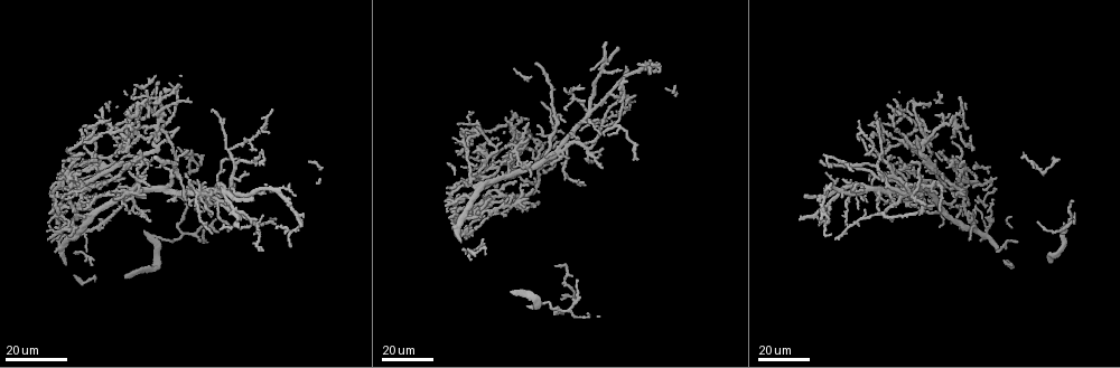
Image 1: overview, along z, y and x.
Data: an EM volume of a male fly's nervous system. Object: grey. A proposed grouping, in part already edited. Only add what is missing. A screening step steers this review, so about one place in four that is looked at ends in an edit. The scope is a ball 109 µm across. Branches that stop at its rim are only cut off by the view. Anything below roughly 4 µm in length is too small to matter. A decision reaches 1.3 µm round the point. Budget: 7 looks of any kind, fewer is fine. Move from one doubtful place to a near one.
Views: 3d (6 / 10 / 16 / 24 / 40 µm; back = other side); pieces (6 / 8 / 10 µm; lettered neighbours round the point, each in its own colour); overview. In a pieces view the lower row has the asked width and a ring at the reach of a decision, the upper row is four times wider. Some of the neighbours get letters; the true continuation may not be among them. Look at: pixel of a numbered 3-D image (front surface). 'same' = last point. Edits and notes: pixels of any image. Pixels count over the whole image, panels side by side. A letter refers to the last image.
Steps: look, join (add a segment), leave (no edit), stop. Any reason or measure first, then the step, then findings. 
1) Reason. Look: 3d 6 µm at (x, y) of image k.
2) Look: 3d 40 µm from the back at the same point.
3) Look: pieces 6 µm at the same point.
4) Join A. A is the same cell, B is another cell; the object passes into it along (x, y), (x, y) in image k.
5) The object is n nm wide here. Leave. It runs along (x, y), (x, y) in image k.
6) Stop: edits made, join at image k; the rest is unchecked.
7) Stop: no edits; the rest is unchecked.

Tapers out. Look: 3d 24 µm at (148, 221) of image 1.

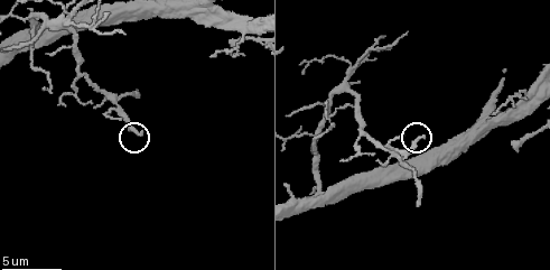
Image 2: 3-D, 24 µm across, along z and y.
Closer look. Look: 3d 10 µm at (143, 134) of image 2.

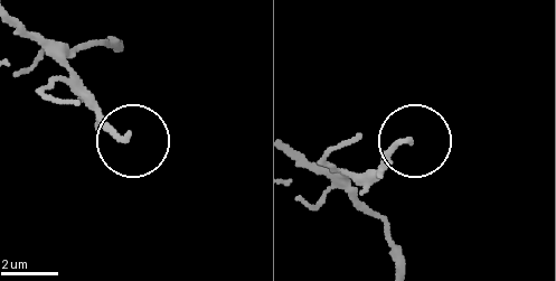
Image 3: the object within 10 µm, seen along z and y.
Look: pieces 10 µm at (126, 135) of image 3.

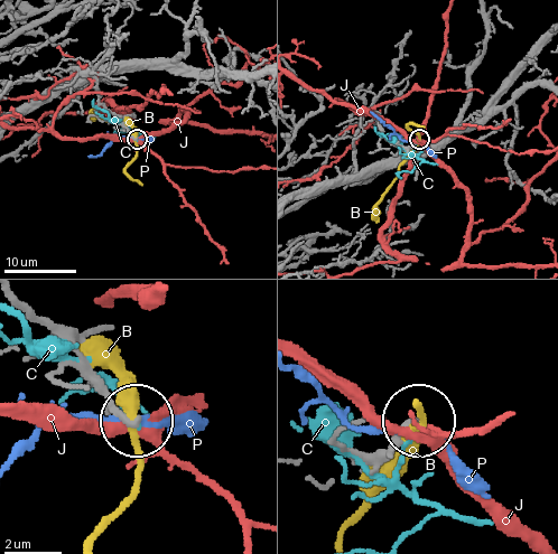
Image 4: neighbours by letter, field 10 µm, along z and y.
The object is 180 nm wide here. Leave. B, C, J and P are other cells; none of them fits.

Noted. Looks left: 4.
Tapers out. Look: 3d 24 µm at (948, 165) of image 1.

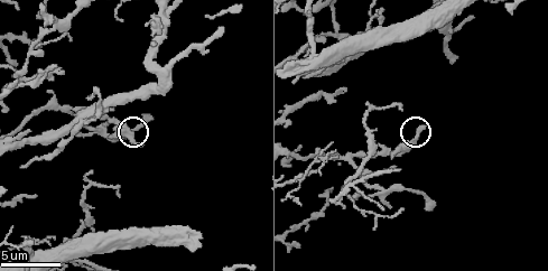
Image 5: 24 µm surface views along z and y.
Look: pieces 8 µm at (139, 146) of image 5.

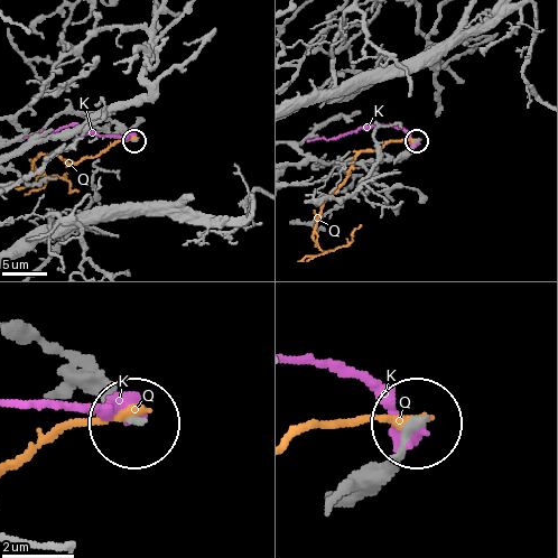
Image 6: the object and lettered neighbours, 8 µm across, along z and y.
Leave. K and Q are other cells; no lettered segment goes on from it.

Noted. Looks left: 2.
Branch stops here. Look: 3d 24 µm at (97, 155) of image 1.

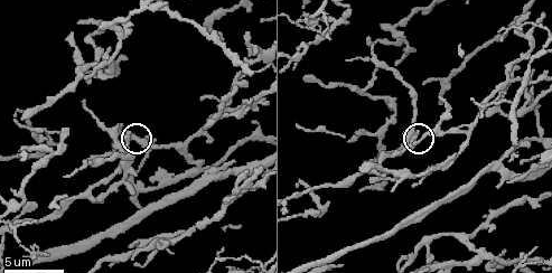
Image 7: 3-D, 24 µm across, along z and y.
See the neighbours. Look: pieces 10 µm at (127, 133) of image 7.

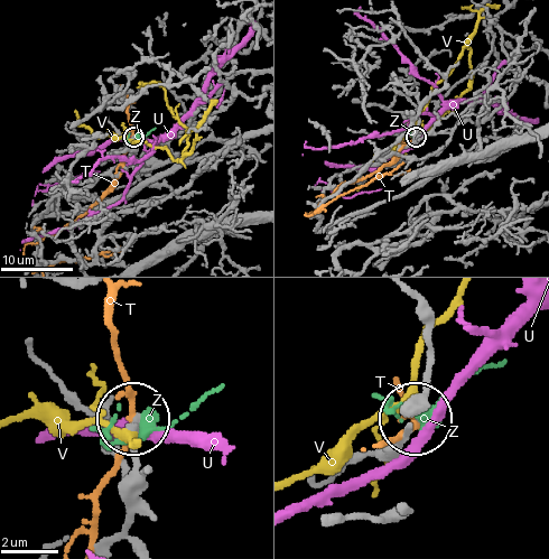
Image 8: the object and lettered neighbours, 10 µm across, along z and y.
Leave. T, U, V and Z are other cells; it runs along (113, 539), (128, 510), (135, 418) in image 8; no lettered segment goes on from it.

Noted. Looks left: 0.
Stop: no edits; the rest is unchecked.

